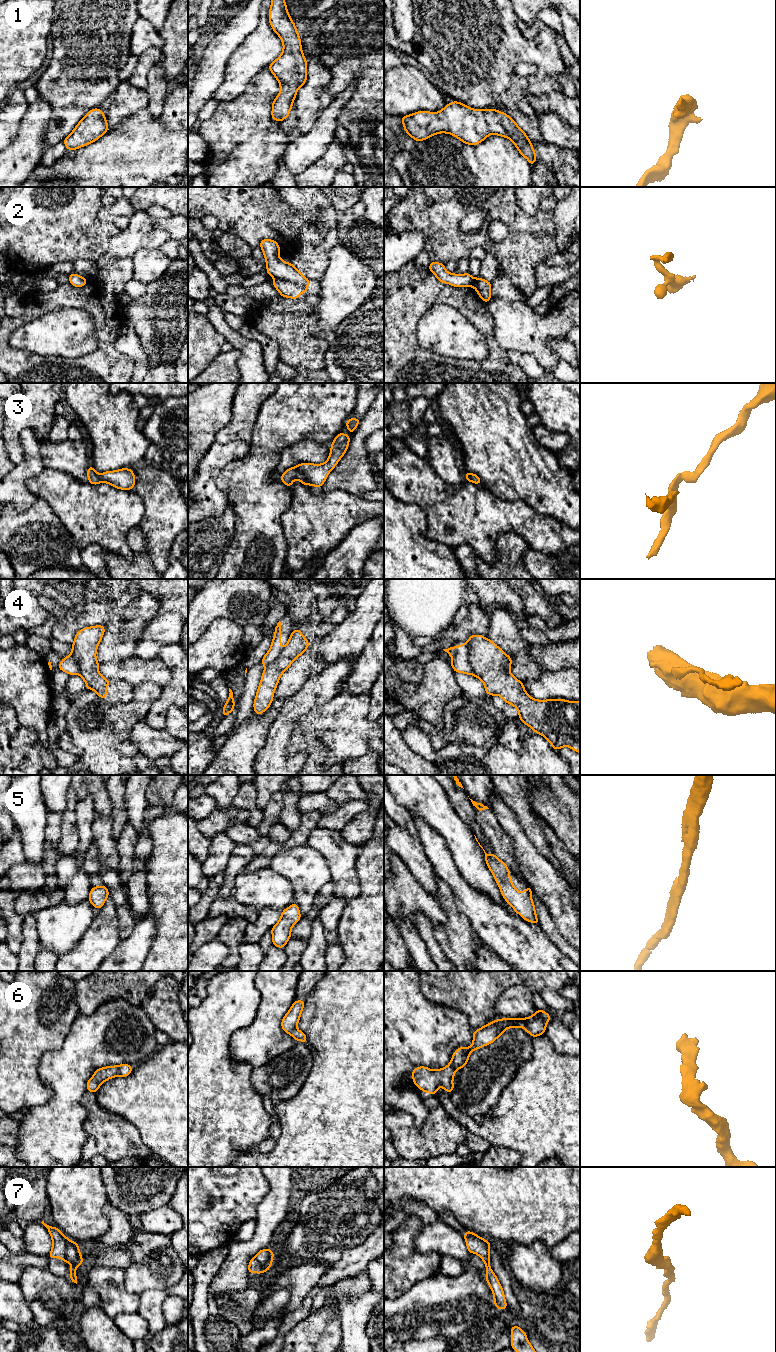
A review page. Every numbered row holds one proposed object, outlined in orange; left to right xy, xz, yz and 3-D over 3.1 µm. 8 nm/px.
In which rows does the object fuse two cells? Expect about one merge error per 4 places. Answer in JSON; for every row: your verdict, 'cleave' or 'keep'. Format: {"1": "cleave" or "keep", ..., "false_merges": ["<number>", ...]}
{"1": "keep", "2": "keep", "3": "keep", "4": "cleave", "5": "keep", "6": "keep", "7": "cleave", "false_merges": ["4", "7"]}

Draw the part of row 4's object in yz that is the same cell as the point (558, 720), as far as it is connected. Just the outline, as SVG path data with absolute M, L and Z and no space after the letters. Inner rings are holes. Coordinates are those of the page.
M470 635L464 644L472 666L487 695L499 695L516 707L519 720L545 737L557 751L568 746L580 753L580 702L565 699L536 700L525 691L522 681L510 672L512 659L482 635Z

